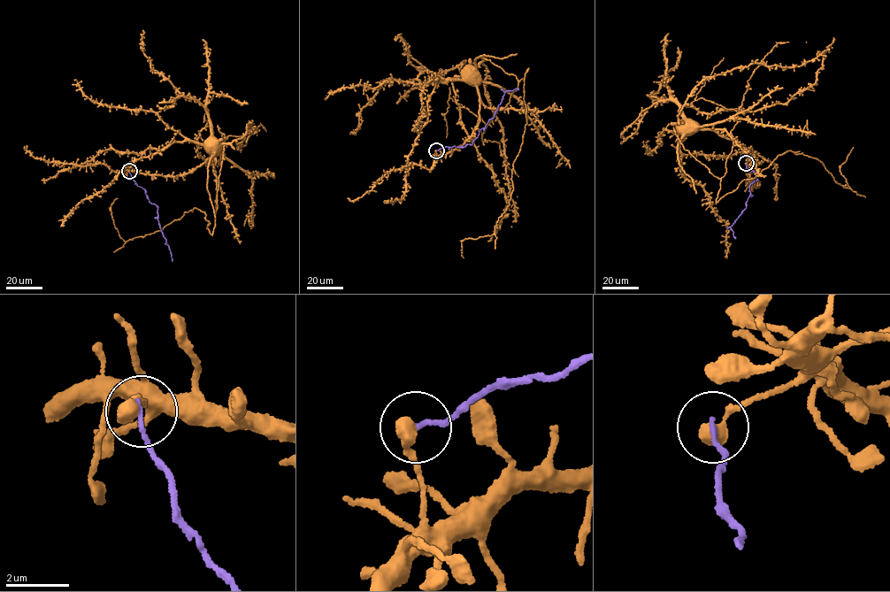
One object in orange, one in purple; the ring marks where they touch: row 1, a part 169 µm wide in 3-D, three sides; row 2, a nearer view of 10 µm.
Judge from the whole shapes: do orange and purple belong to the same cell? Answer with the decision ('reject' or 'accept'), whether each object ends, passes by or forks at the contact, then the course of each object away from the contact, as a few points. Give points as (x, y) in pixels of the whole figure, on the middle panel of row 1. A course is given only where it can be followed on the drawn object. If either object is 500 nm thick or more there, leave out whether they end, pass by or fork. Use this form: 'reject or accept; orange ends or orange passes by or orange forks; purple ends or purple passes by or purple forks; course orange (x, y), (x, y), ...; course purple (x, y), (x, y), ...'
reject; course orange (436, 150), (464, 143), (479, 101), (507, 105), (528, 69), (510, 205), (493, 234), (462, 242), (463, 257); course purple (436, 150), (471, 144), (479, 130), (494, 117), (505, 92), (518, 89)

